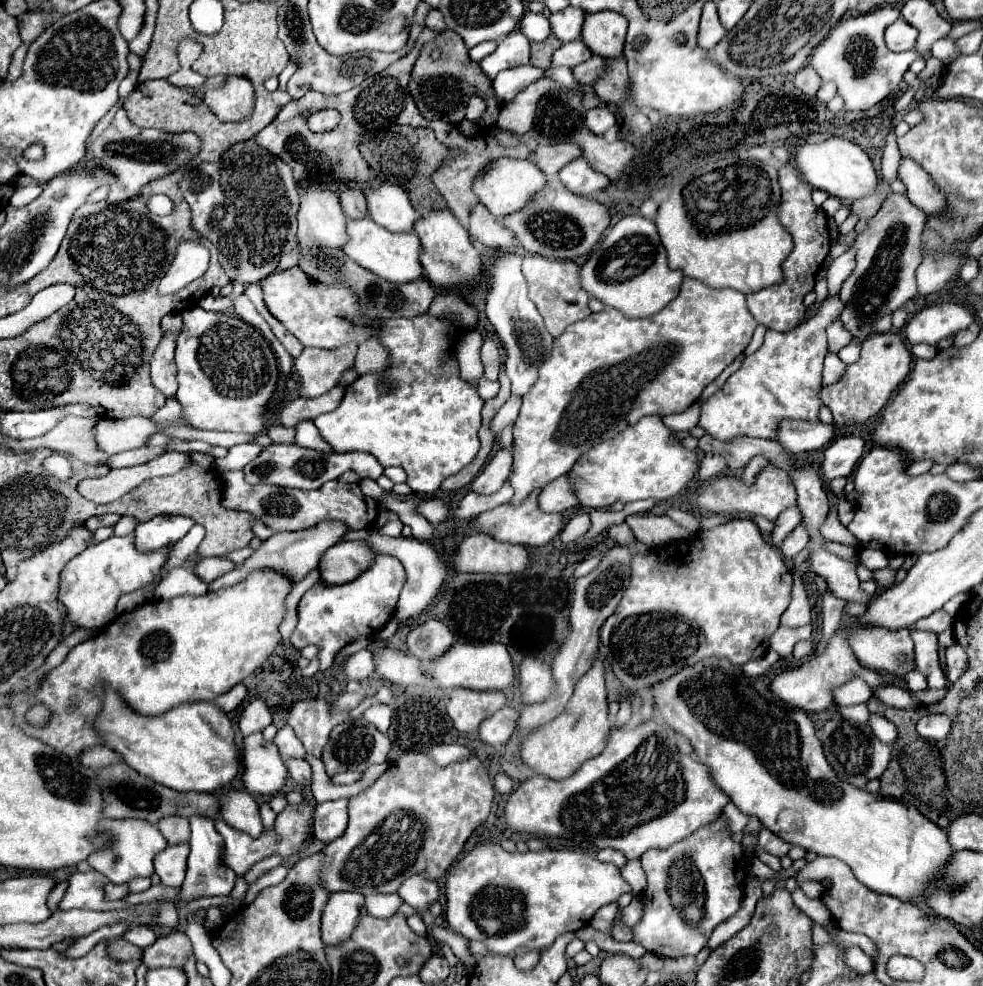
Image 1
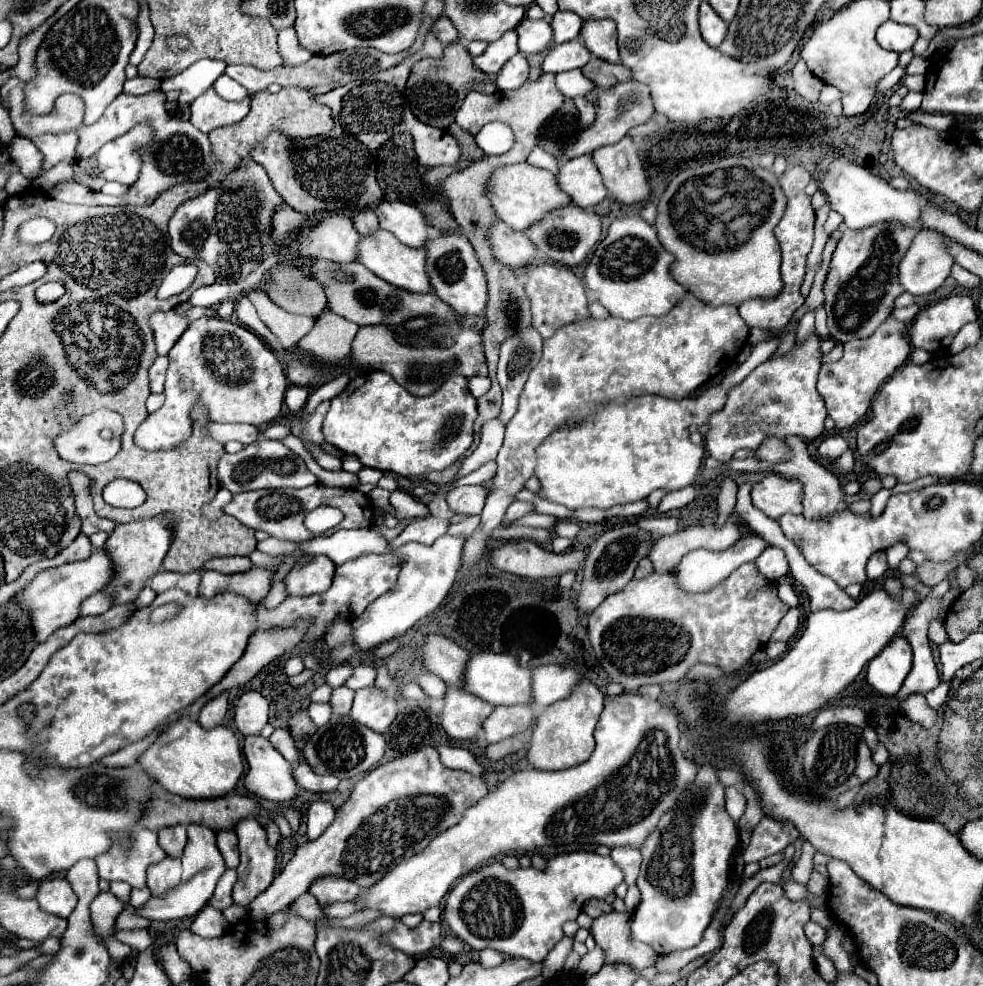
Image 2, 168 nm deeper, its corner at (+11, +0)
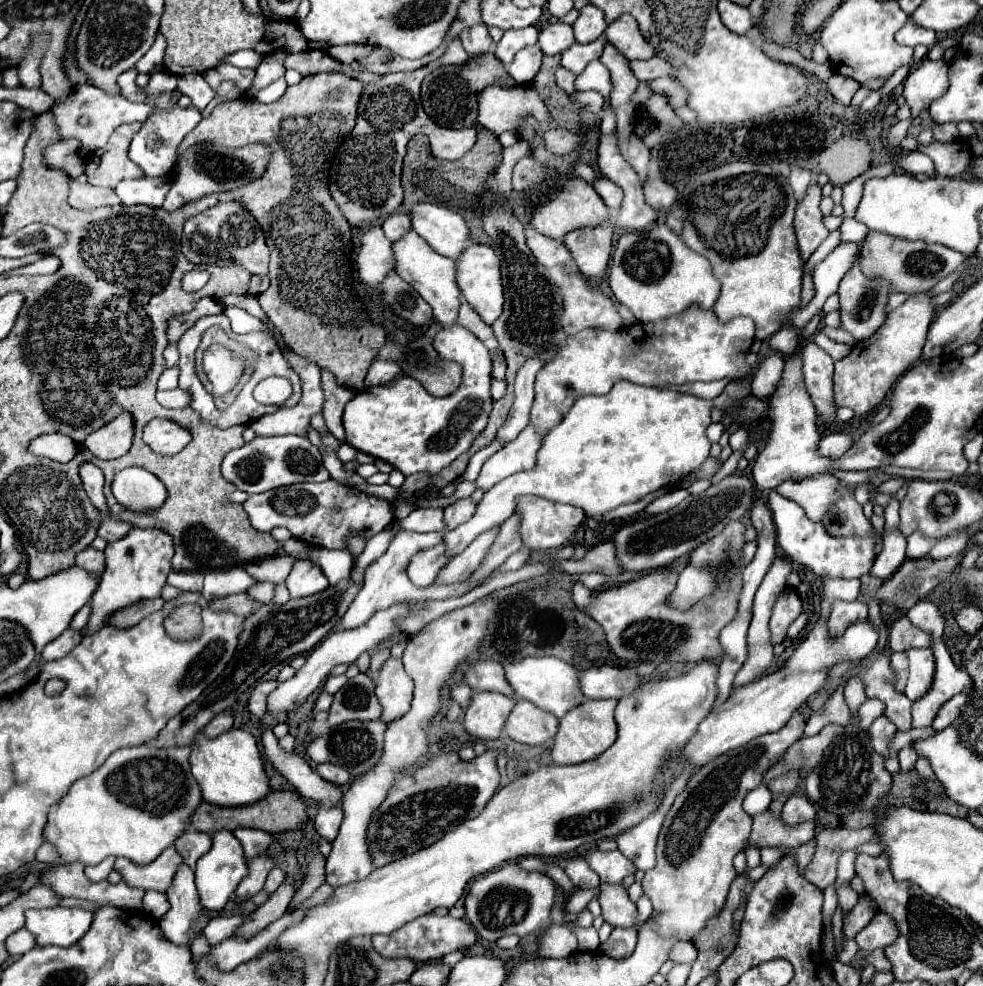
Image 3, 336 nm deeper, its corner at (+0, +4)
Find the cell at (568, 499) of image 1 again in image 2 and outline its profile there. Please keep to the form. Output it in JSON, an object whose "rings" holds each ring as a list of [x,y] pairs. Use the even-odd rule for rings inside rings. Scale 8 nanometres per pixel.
{"rings":[[[513,502],[509,508],[507,508],[507,514],[503,516],[503,522],[501,522],[501,528],[507,528],[511,522],[515,522],[517,518],[521,518],[521,516],[525,516],[525,514],[529,514],[531,512],[531,502]]]}

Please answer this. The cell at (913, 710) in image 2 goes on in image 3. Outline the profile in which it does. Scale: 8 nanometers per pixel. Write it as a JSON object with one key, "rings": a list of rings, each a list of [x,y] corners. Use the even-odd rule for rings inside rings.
{"rings":[[[958,694],[958,696],[950,698],[948,702],[944,702],[942,708],[938,710],[934,722],[932,722],[932,728],[938,732],[938,730],[944,730],[946,726],[950,726],[956,720],[956,716],[960,714],[964,702],[966,702],[966,696],[964,694]]]}

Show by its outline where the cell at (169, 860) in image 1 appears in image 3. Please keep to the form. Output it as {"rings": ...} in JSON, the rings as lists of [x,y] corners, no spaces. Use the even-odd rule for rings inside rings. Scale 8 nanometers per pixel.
{"rings":[[[186,864],[178,866],[172,886],[166,890],[166,896],[168,896],[168,902],[172,908],[160,920],[160,930],[174,944],[188,944],[190,924],[202,912],[198,906],[194,872],[190,866],[186,866]]]}

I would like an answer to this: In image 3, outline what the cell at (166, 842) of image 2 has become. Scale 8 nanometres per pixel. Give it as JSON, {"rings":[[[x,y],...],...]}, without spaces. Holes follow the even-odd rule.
{"rings":[[[184,830],[184,832],[178,836],[178,840],[174,842],[174,846],[176,846],[178,854],[184,858],[184,862],[186,862],[190,868],[194,868],[196,860],[210,850],[212,840],[210,840],[210,836],[204,834],[204,832]]]}

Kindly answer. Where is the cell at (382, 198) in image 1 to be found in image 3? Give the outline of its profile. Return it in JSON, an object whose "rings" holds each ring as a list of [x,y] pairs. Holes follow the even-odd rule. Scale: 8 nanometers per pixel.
{"rings":[[[414,204],[410,220],[412,230],[442,256],[456,260],[470,244],[464,218],[450,208],[438,204]]]}

